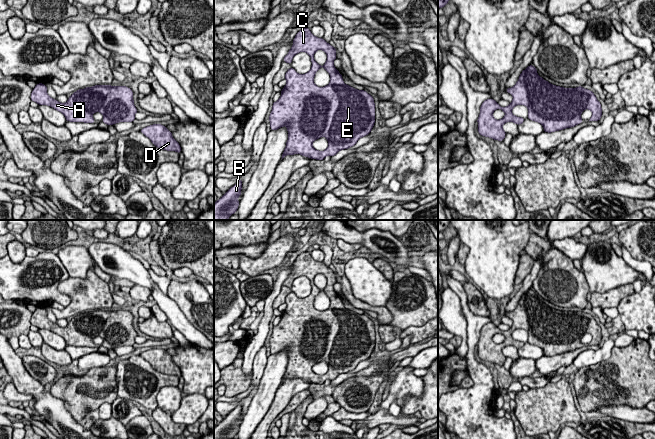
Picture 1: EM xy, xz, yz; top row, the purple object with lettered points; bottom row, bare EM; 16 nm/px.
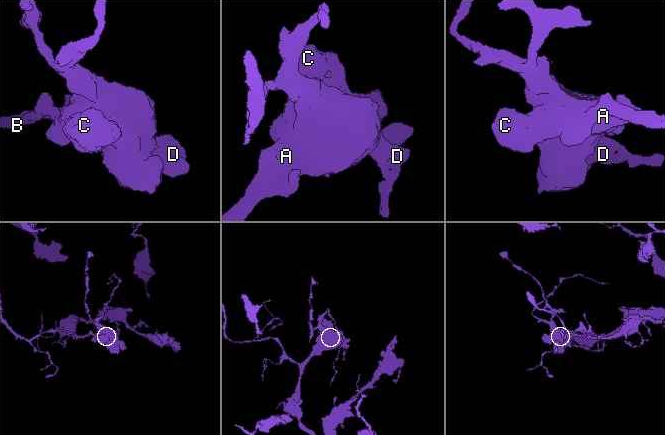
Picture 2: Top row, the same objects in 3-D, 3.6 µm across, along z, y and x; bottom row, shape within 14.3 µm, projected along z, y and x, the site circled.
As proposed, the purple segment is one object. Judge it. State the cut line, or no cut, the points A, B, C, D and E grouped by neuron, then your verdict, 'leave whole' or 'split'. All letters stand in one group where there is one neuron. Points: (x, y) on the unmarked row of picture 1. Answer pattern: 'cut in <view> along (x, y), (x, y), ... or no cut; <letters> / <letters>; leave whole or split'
no cut; A B C D E; leave whole

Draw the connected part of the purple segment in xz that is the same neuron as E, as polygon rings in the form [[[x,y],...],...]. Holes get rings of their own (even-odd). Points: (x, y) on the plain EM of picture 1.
[[[309,252],[301,253],[293,263],[292,272],[284,281],[283,286],[291,289],[296,278],[305,276],[310,280],[312,290],[310,295],[305,298],[297,297],[292,291],[288,293],[285,298],[287,307],[281,315],[280,322],[273,326],[269,340],[271,354],[286,350],[288,355],[288,364],[282,383],[286,379],[300,378],[310,383],[323,385],[326,380],[332,381],[340,374],[353,371],[361,361],[370,358],[374,351],[374,323],[365,314],[358,314],[344,307],[342,298],[333,288],[333,285],[337,283],[336,275],[323,262],[315,261]],[[318,274],[323,274],[327,279],[323,290],[314,283],[314,278]],[[321,291],[330,299],[330,306],[324,311],[318,311],[314,307],[315,297]],[[322,360],[327,363],[328,371],[324,375],[319,375],[313,372],[312,367]]]

